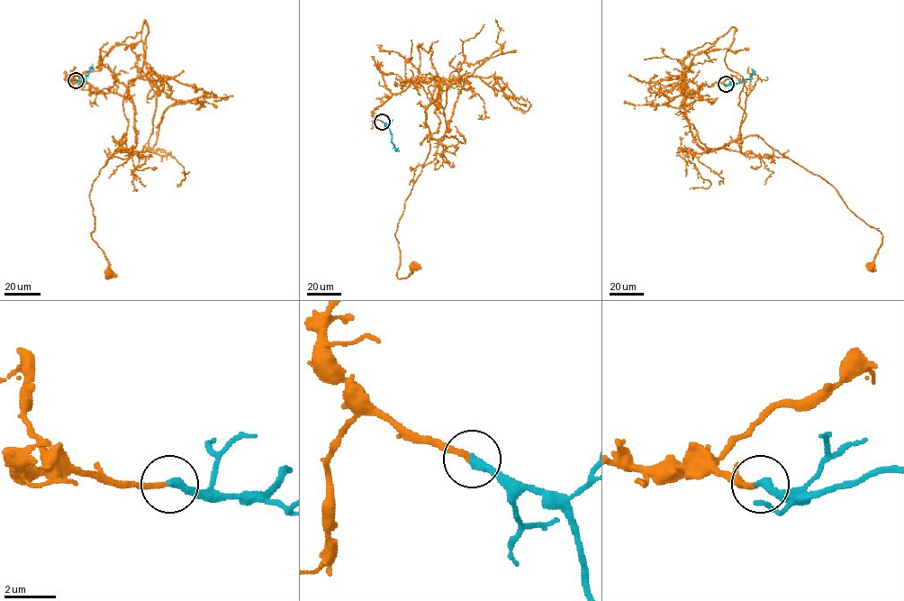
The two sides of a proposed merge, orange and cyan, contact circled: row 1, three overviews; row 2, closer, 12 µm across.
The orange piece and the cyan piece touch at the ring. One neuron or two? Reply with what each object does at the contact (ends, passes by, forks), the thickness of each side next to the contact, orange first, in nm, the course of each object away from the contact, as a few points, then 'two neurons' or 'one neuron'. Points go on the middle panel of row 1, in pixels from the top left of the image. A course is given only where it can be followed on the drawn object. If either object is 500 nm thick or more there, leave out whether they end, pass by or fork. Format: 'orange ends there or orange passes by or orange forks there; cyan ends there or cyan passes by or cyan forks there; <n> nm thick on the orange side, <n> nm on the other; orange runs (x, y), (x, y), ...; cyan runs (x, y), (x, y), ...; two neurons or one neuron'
orange ends there; cyan ends there; 220 nm thick on the orange side, 360 nm on the other; orange runs (382, 121), (372, 112), (393, 94), (438, 81), (426, 110), (429, 150), (394, 234), (397, 277), (413, 265); cyan runs (382, 121), (388, 125), (391, 142), (398, 148); one neuron

